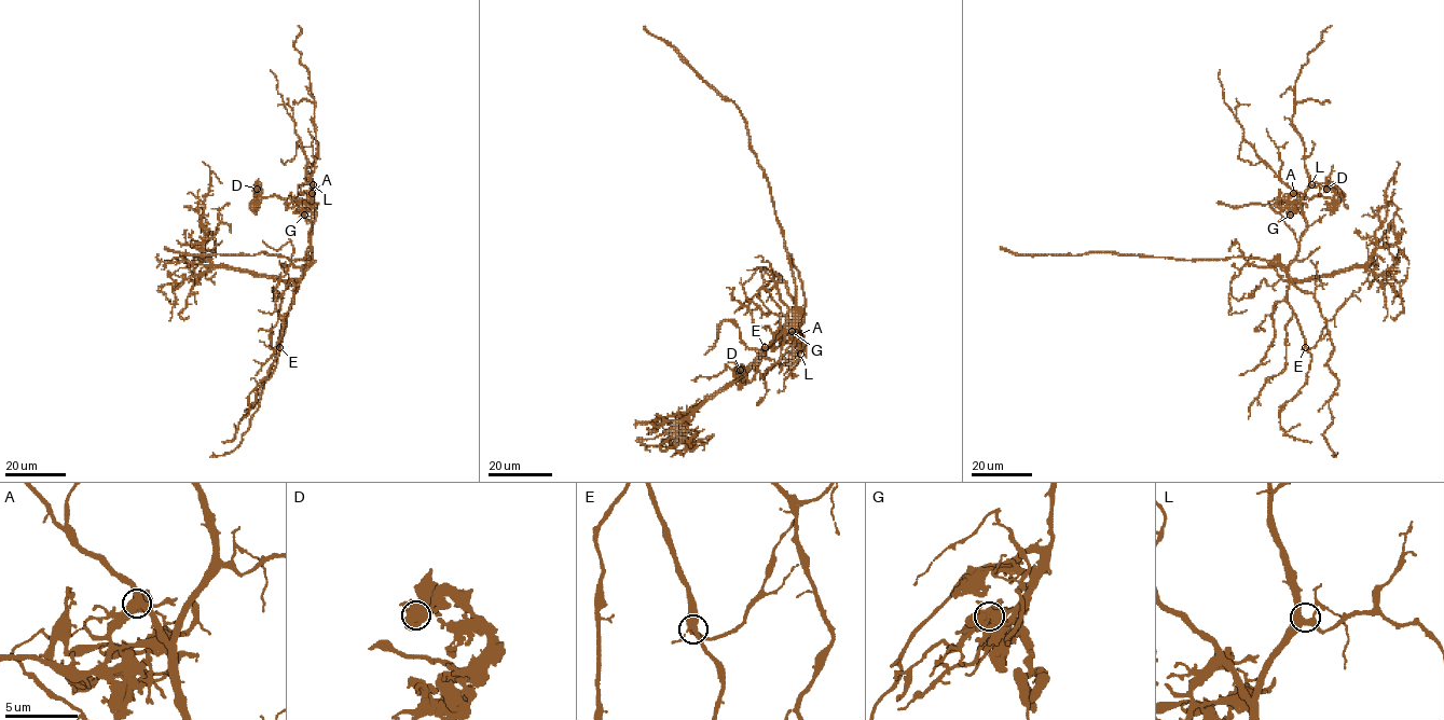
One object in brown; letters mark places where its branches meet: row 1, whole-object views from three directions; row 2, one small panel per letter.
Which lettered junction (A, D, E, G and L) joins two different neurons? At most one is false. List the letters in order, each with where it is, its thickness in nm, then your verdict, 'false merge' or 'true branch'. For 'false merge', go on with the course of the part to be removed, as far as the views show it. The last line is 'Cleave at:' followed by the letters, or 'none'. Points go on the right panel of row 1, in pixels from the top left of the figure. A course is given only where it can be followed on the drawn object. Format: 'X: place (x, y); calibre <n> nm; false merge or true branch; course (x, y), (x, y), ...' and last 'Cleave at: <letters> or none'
A: place (1293, 193); calibre 550 nm; false merge; course (1293, 193), (1287, 205), (1276, 205), (1318, 195), (1341, 202), (1341, 192), (1333, 184), (1324, 192)
D: place (1326, 189); calibre 600 nm; true branch
E: place (1305, 347); calibre 380 nm; true branch
G: place (1290, 215); calibre 500 nm; true branch
L: place (1311, 184); calibre 440 nm; true branch
Cleave at: A

